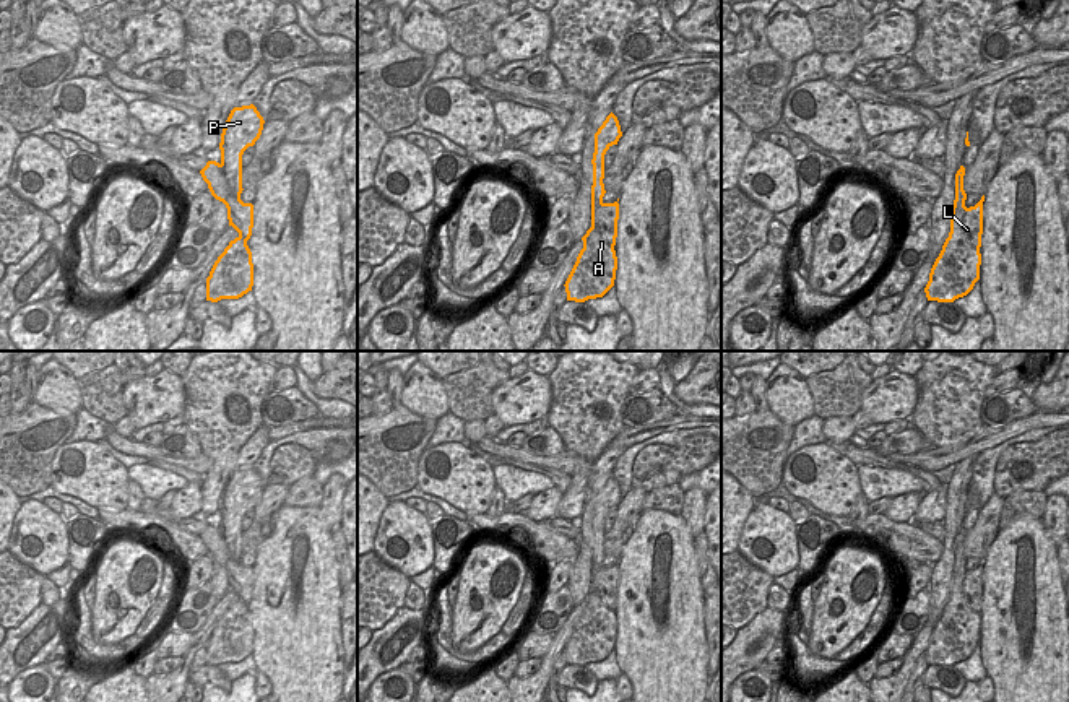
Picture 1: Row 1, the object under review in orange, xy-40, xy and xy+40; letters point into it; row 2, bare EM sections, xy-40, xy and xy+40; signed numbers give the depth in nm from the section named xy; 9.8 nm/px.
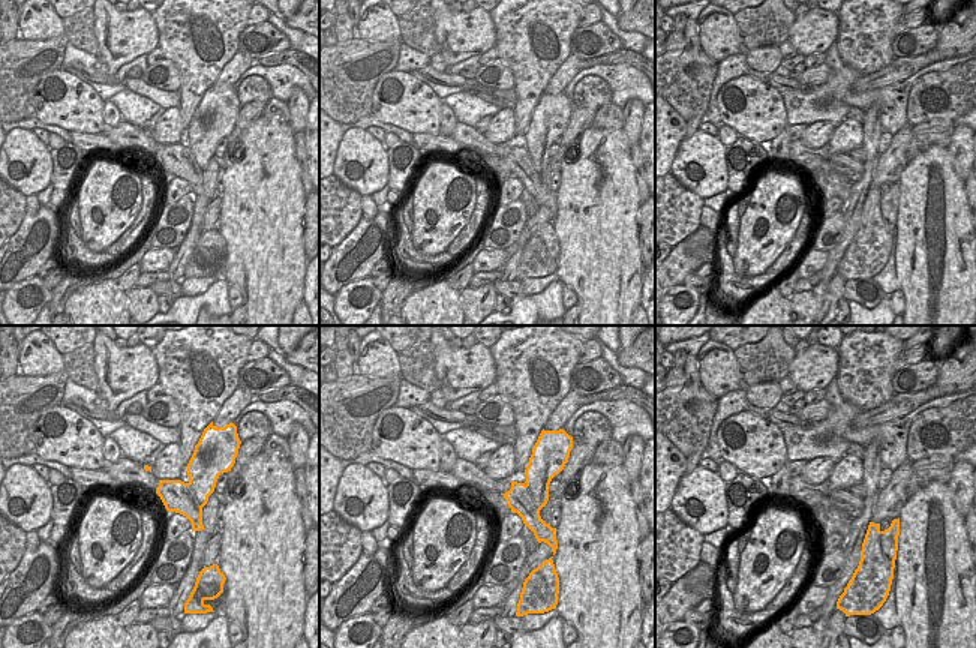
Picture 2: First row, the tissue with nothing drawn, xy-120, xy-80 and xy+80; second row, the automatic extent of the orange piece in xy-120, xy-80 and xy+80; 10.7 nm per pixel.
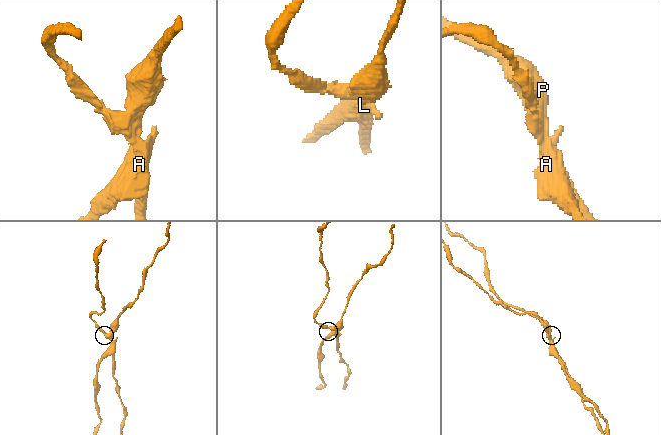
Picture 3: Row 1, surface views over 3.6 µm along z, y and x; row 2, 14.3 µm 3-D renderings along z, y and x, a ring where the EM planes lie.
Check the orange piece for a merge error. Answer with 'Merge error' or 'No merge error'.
Merge error.

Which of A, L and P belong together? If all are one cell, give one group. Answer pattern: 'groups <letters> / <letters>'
groups A P / L

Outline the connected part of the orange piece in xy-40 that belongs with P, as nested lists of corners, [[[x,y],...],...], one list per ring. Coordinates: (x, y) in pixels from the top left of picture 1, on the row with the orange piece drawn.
[[[253,104],[234,107],[221,133],[221,166],[229,185],[242,188],[242,154],[263,130],[263,117]]]

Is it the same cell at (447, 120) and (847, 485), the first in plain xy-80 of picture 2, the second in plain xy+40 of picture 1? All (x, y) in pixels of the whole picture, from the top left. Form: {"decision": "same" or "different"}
{"decision": "different"}

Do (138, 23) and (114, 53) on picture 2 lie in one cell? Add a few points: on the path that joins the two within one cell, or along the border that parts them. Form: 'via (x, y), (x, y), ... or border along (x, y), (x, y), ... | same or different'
via (132, 30), (117, 45) | same

